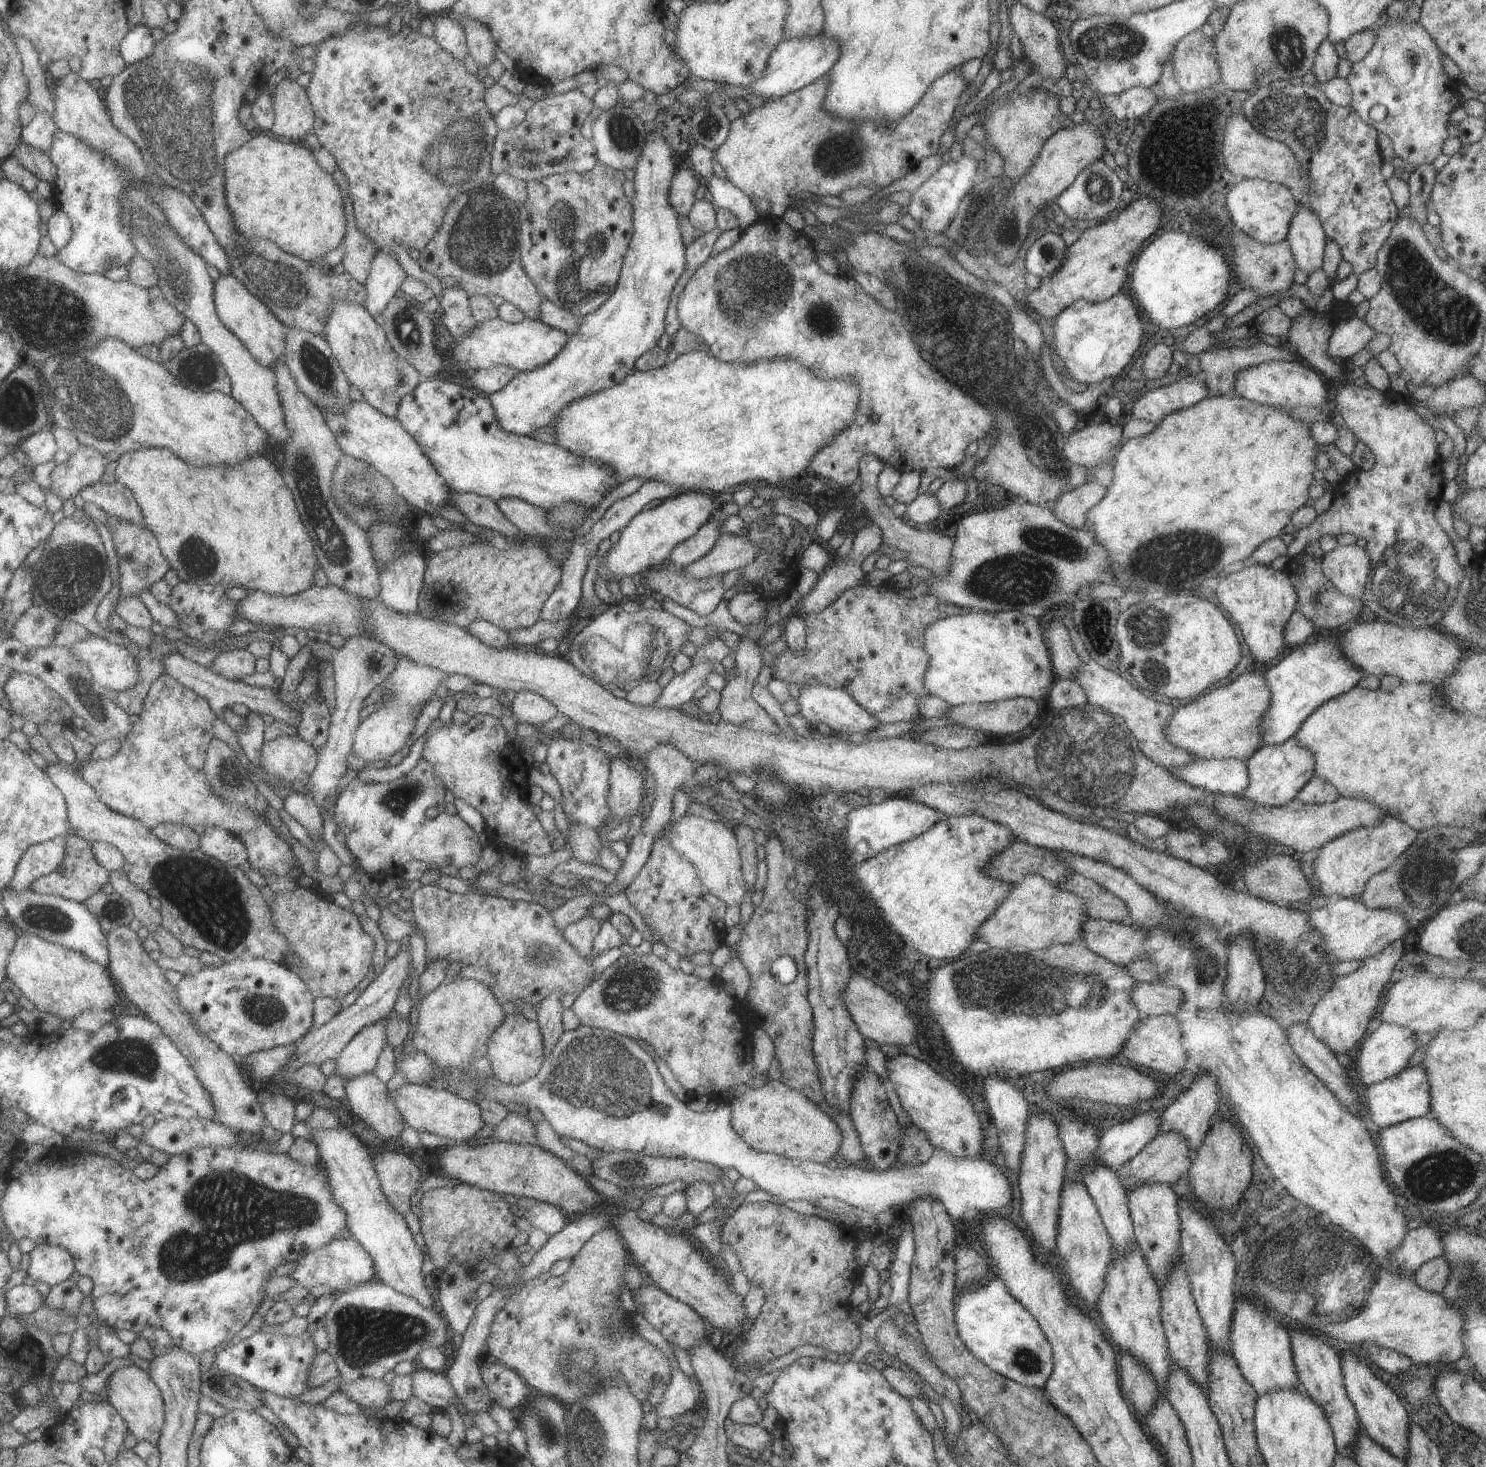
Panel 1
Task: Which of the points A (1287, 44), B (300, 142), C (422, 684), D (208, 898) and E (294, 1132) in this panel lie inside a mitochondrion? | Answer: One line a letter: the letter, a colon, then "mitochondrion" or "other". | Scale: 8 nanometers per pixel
A: mitochondrion
B: other
C: mitochondrion
D: mitochondrion
E: other

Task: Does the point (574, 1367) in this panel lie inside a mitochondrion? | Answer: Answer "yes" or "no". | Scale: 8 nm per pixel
yes

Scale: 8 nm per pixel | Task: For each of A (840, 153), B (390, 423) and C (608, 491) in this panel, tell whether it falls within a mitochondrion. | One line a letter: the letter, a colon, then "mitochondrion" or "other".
A: mitochondrion
B: other
C: other

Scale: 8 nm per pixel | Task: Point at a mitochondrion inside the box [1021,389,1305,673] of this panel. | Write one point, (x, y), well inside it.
(1178, 556)

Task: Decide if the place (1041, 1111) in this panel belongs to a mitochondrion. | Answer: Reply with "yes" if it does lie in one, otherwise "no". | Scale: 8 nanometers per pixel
no

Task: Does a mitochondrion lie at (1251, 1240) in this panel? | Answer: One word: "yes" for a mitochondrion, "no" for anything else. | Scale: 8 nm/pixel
yes

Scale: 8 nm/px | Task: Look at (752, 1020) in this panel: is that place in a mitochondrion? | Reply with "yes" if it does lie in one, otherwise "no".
no

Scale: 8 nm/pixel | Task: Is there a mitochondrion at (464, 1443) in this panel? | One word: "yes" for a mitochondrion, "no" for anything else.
no

